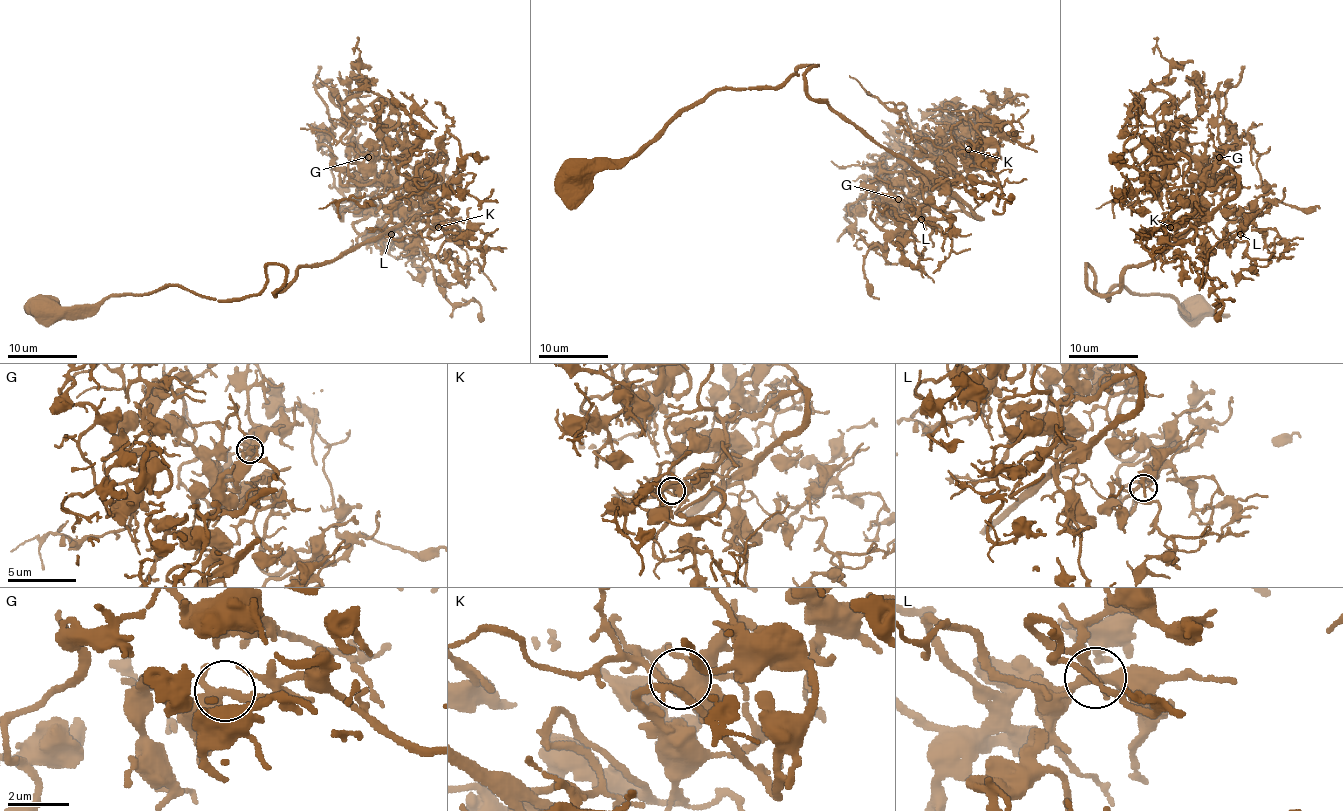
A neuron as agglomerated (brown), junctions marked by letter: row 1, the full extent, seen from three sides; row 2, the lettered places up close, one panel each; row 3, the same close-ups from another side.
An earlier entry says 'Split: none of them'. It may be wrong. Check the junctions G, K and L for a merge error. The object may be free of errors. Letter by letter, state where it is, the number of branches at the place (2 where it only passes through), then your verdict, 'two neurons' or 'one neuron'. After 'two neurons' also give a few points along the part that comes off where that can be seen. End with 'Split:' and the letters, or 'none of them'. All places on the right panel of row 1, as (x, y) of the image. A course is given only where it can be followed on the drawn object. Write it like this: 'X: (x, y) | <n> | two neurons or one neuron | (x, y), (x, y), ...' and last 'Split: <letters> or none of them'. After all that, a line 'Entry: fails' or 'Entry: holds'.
G: (1219, 157) | 3 | one neuron
K: (1170, 227) | 3 | one neuron
L: (1240, 234) | 3 | one neuron
Split: none of them
Entry: holds

